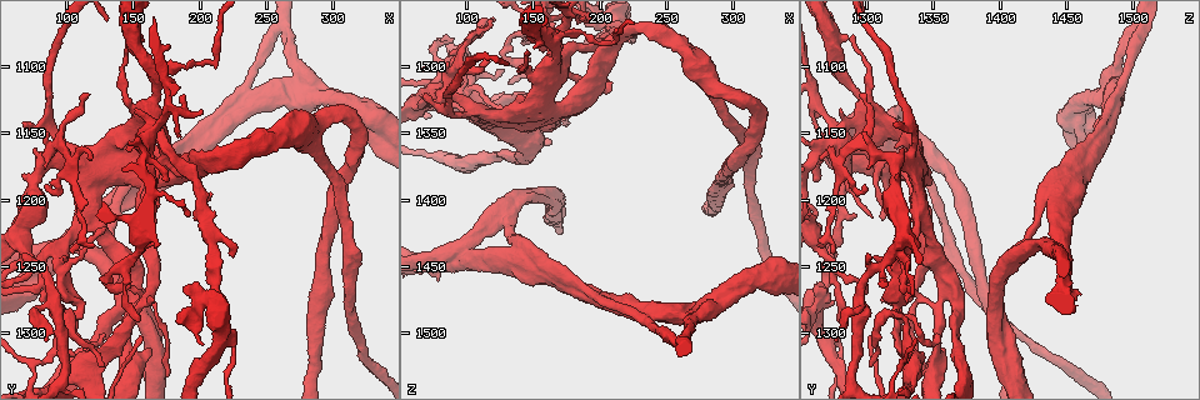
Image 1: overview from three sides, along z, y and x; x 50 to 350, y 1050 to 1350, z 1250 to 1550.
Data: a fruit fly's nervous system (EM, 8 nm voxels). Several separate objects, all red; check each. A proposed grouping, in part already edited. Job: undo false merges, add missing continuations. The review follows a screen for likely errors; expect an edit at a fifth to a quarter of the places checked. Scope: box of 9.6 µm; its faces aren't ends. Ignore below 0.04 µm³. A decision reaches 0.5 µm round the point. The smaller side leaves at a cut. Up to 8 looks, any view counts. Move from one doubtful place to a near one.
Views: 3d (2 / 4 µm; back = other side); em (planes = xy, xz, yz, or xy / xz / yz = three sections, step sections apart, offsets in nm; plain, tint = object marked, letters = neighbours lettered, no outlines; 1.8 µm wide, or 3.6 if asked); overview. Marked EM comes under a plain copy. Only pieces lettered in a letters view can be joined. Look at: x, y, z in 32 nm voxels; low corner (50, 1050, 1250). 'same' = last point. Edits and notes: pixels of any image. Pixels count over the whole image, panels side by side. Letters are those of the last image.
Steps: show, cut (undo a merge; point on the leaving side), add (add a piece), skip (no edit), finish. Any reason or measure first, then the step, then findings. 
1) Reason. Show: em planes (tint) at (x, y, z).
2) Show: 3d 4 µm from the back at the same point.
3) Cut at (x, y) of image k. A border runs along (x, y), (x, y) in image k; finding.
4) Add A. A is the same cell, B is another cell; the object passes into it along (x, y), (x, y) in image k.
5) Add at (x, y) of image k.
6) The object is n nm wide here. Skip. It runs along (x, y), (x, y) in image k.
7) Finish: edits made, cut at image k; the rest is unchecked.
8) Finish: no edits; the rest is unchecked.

A fork. Show: em 3.6 µm xy step 4 (tint) at (282, 1124, 1476).

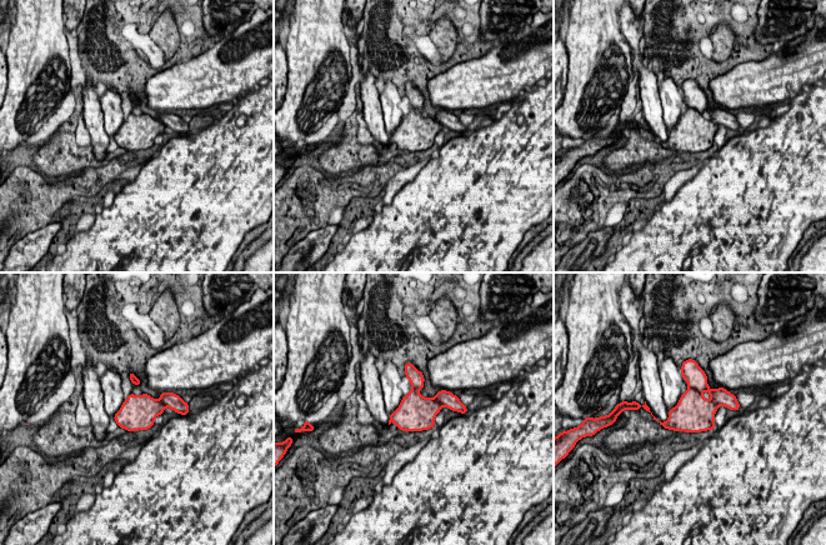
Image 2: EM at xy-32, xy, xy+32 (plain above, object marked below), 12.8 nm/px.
Show: em 3.6 µm planes (letters) at the same point.

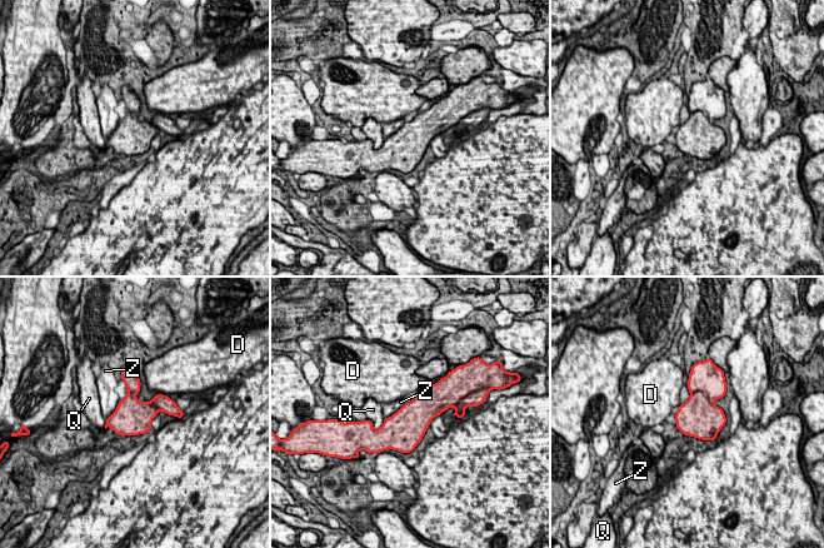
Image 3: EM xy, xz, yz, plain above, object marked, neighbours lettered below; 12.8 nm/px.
Skip. D, Q and Z are other cells; a border runs along (404, 402), (385, 418) in image 3; all the same neuron.

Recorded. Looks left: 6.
Two arms in line, one across. Show: 3d 4 µm at (164, 1182, 1456).

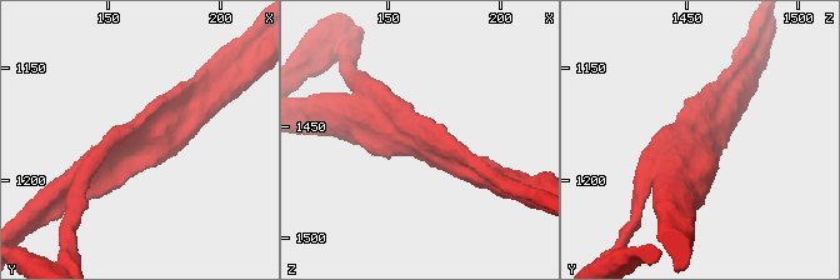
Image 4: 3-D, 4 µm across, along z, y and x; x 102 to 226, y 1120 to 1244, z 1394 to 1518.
Now the EM. Show: em yz step 8 (tint) at (162, 1182, 1458).

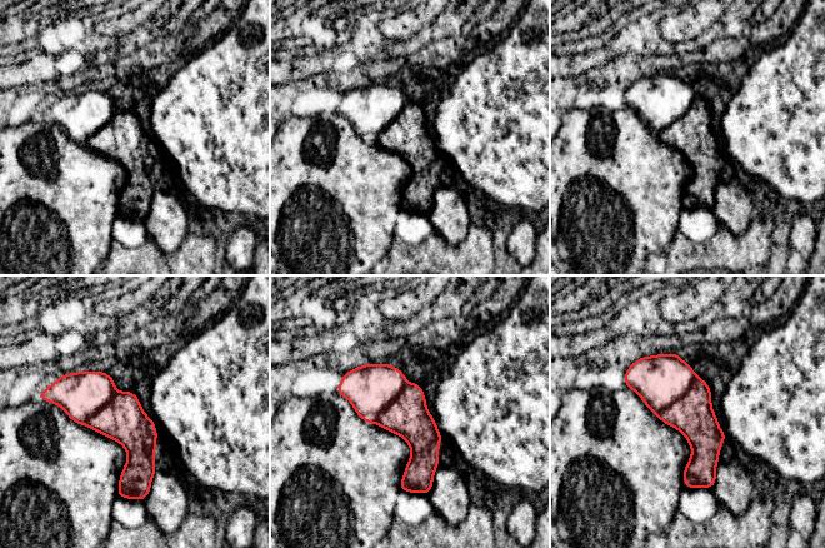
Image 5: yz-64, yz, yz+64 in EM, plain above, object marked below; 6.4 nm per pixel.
Cut it another way. Show: em planes (letters) at the same point.

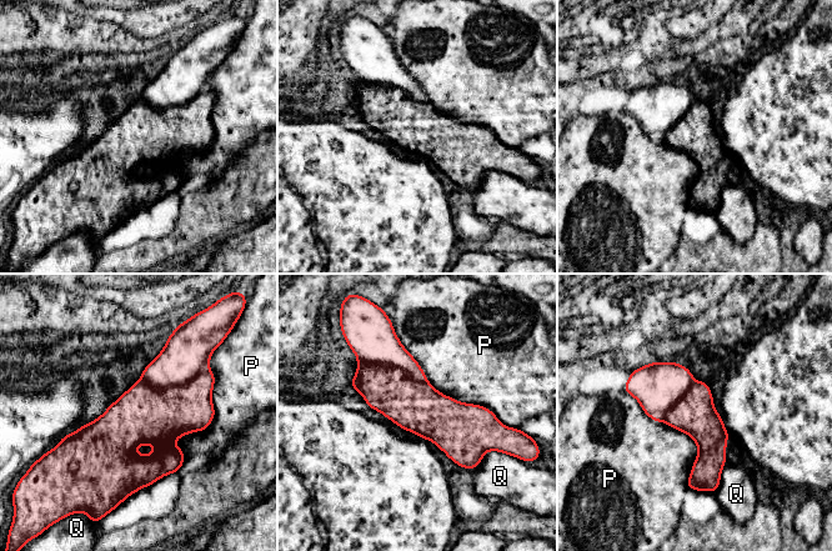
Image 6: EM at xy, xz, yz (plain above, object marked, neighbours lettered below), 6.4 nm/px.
Cut at (370, 334) of image 6. P and Q are other cells; a border runs along (357, 357), (426, 382) in image 6; two neurons meet here.

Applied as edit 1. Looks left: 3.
Show: overview.

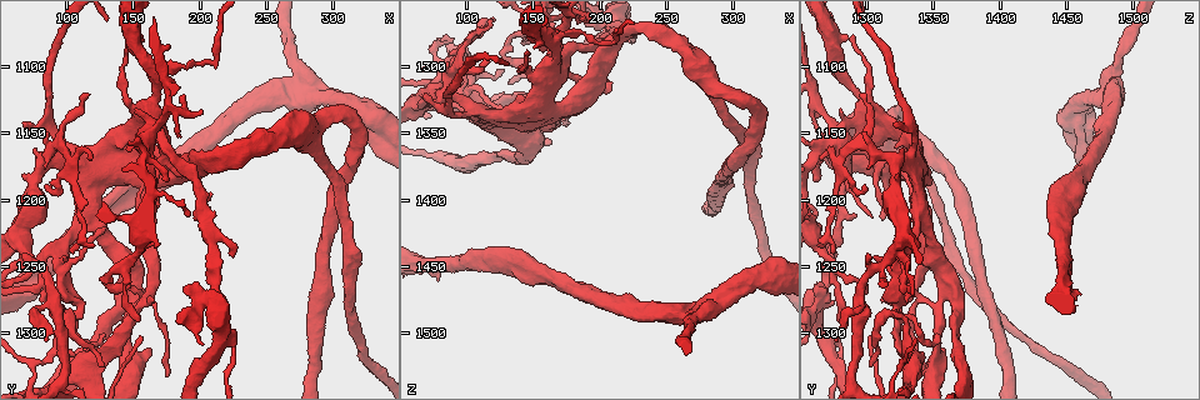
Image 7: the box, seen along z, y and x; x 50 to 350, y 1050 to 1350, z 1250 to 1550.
Abrupt turn. Show: em yz step 8 (tint) at (108, 1278, 1322).

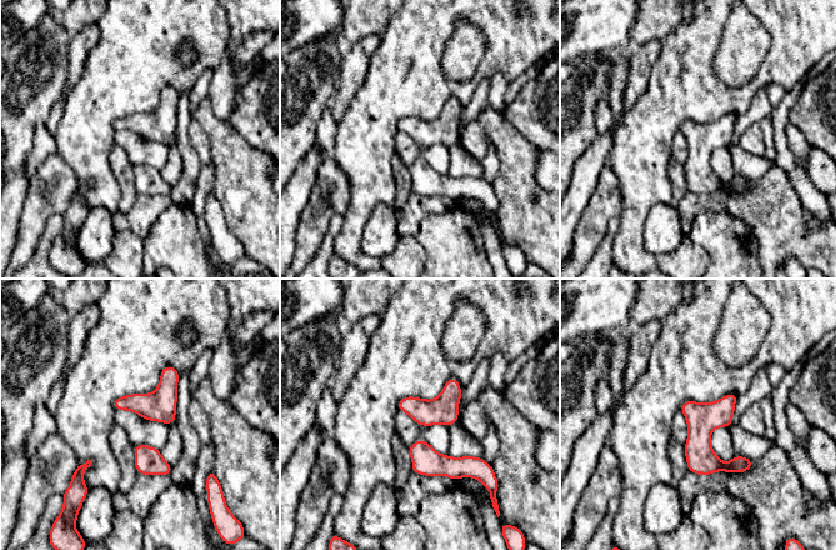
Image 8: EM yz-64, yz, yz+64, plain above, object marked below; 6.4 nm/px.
Show: em planes (letters) at the same point.

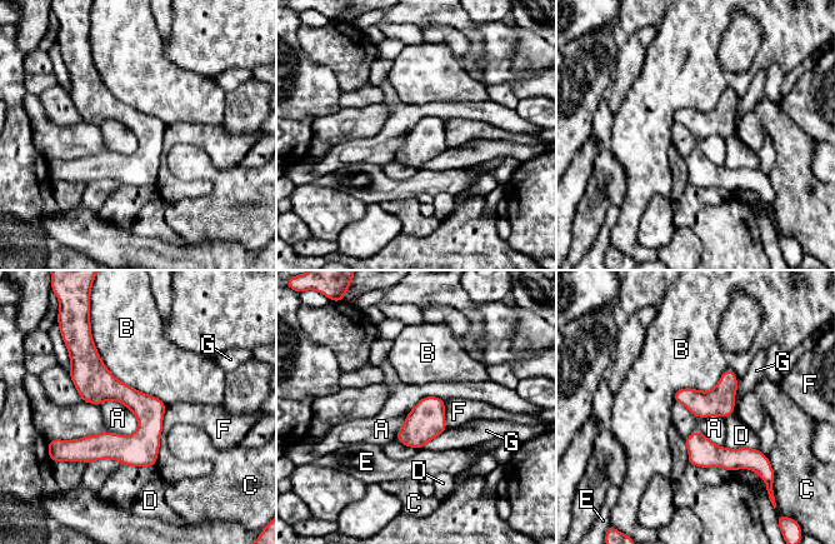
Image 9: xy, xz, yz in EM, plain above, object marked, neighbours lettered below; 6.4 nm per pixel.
Skip. A, B, C, D, E, F and G are other cells; it runs along (73, 372), (148, 417), (151, 463) in image 9; continuous, no second neuron.

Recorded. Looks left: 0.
Finish: edits made, cut at image 6; the rest is unchecked.

